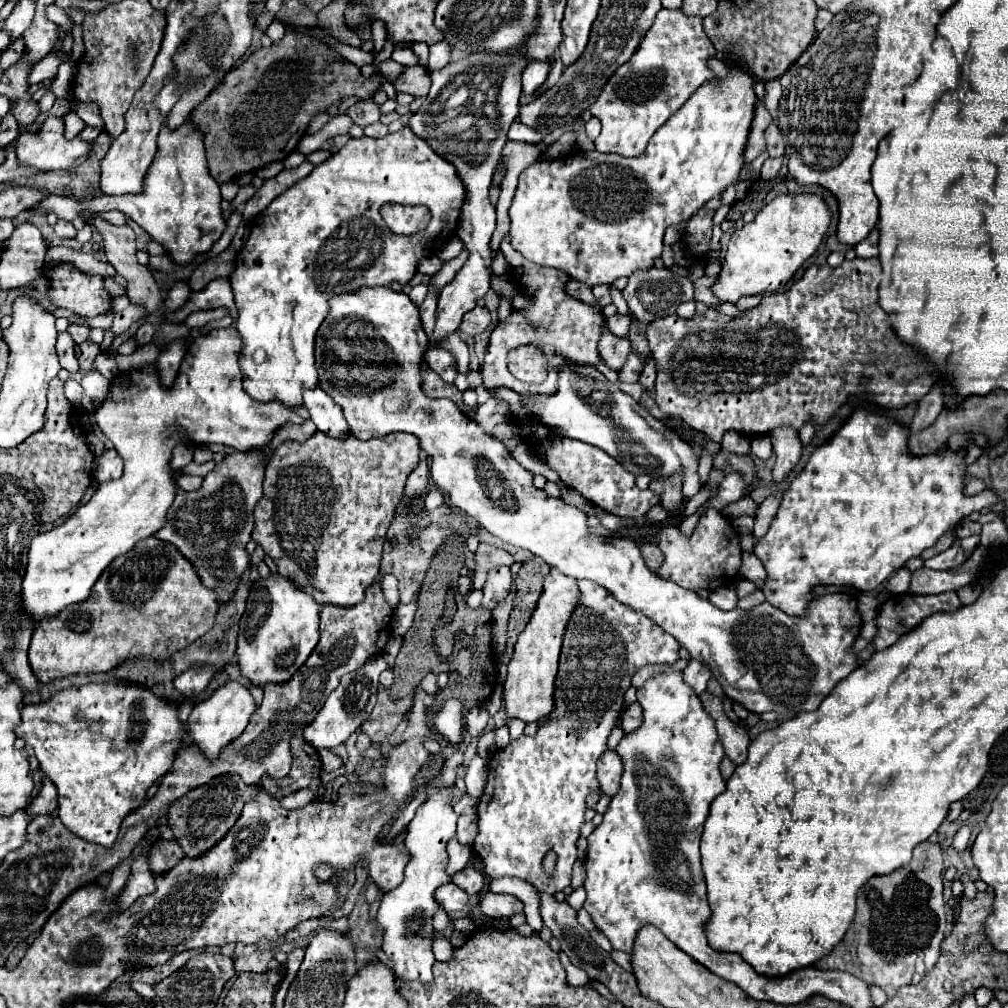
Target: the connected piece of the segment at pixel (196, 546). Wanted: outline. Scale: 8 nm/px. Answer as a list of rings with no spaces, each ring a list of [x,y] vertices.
[[[306,419],[298,427],[286,427],[286,431],[278,431],[274,435],[274,443],[266,447],[266,451],[246,451],[246,453],[232,453],[226,455],[222,463],[214,467],[212,473],[204,477],[200,489],[186,493],[178,491],[170,511],[168,523],[156,533],[156,537],[176,545],[186,559],[190,559],[200,575],[200,579],[218,593],[220,603],[228,601],[234,591],[240,575],[248,567],[248,553],[246,543],[250,541],[250,533],[254,527],[254,505],[262,497],[262,481],[264,481],[264,467],[268,465],[274,449],[284,441],[304,441],[314,435],[316,427],[312,419]]]

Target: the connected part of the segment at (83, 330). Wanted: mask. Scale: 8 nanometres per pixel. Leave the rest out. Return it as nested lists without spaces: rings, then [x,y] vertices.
[[[72,323],[72,325],[68,327],[68,333],[72,335],[74,343],[76,343],[76,345],[80,345],[82,341],[86,341],[86,339],[88,339],[90,329],[88,329],[88,327],[84,327],[84,325],[76,325],[76,323]]]

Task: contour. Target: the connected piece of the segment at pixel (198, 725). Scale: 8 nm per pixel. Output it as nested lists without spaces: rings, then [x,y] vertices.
[[[228,681],[226,685],[218,687],[208,699],[196,703],[196,707],[188,717],[186,741],[198,745],[210,759],[214,759],[224,745],[234,741],[246,729],[254,711],[256,711],[256,701],[250,695],[250,691],[238,681]]]

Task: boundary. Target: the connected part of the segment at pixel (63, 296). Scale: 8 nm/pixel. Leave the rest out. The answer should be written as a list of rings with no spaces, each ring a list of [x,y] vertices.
[[[60,265],[54,271],[50,281],[50,299],[58,307],[86,317],[110,309],[110,295],[102,287],[102,277],[78,273],[70,265]]]

